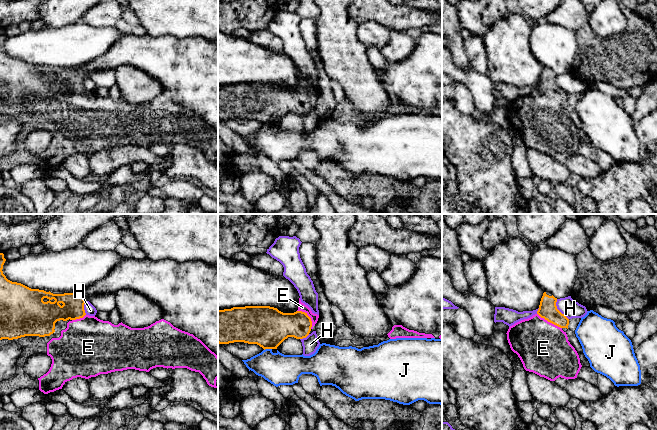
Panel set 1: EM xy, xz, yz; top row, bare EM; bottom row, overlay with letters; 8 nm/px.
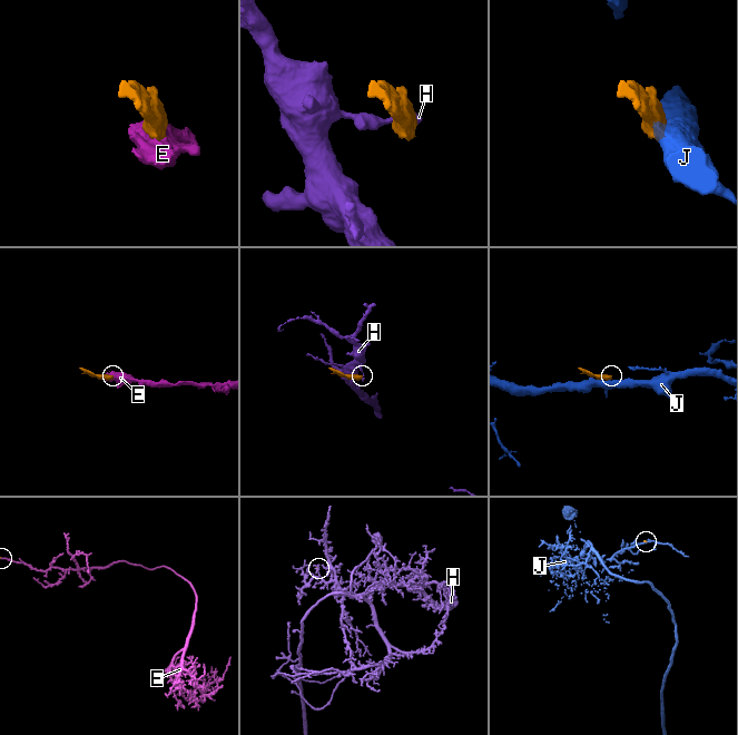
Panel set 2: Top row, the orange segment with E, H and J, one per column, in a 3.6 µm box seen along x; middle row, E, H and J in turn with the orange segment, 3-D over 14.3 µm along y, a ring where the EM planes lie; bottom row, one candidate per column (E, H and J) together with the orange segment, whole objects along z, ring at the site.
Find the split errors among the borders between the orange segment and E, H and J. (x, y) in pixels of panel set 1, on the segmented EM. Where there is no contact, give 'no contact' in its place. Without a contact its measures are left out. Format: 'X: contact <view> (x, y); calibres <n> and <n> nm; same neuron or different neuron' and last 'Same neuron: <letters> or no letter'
E: contact xz (309, 317); calibres 220 and 70 nm; same neuron
H: contact yz (557, 309); calibres 150 and 150 nm; different neuron
J: contact xz (267, 348); calibres 320 and 260 nm; different neuron
Same neuron: E

